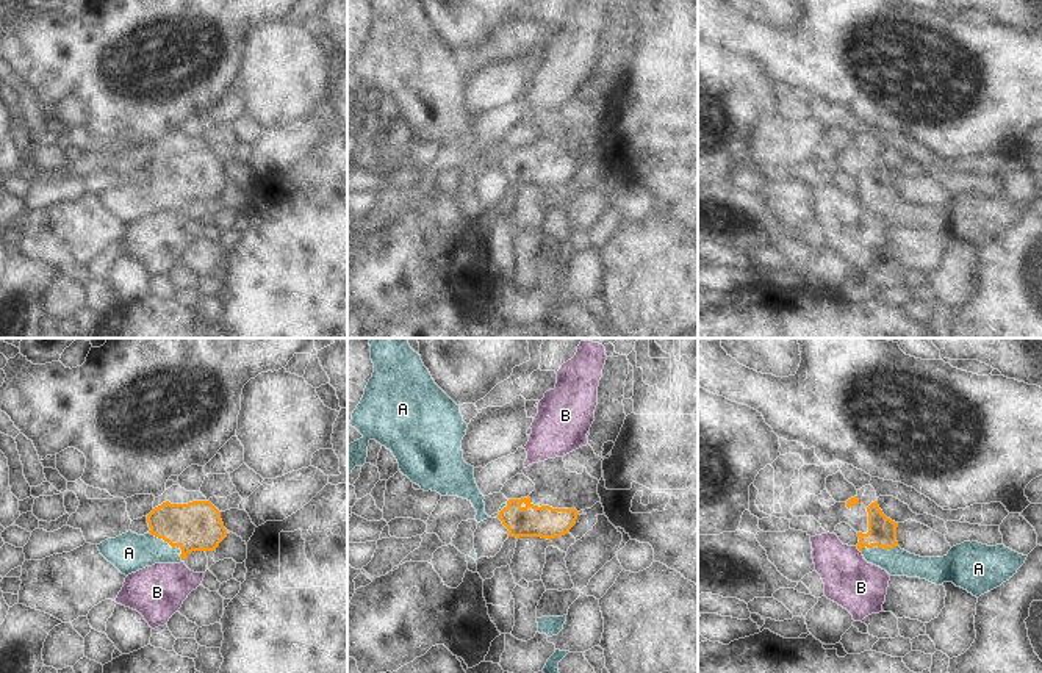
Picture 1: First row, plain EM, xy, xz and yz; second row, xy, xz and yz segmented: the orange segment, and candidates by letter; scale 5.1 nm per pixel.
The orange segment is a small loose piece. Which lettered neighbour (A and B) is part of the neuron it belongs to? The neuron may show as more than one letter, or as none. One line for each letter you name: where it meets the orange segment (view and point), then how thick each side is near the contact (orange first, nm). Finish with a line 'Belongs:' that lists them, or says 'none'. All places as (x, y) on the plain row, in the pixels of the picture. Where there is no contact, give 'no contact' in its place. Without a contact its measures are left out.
A: xy (171, 194) | 260/200 nm
Belongs: A

